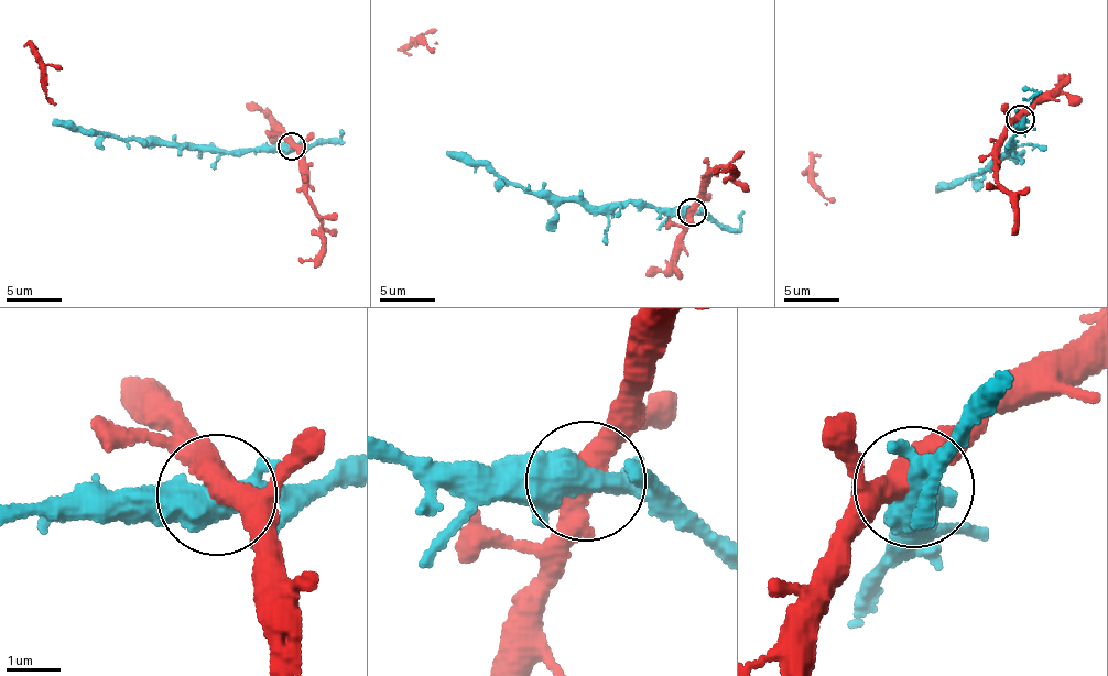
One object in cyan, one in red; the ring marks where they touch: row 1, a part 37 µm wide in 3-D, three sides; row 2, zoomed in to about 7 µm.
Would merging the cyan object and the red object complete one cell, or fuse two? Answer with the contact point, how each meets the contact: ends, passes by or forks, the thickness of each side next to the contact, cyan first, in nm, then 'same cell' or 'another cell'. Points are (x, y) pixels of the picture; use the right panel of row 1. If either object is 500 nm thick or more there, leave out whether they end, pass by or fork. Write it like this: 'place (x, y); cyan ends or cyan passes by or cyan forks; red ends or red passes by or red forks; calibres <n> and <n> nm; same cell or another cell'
place (1020, 119); cyan forks; red passes by; calibres 440 and 440 nm; another cell

